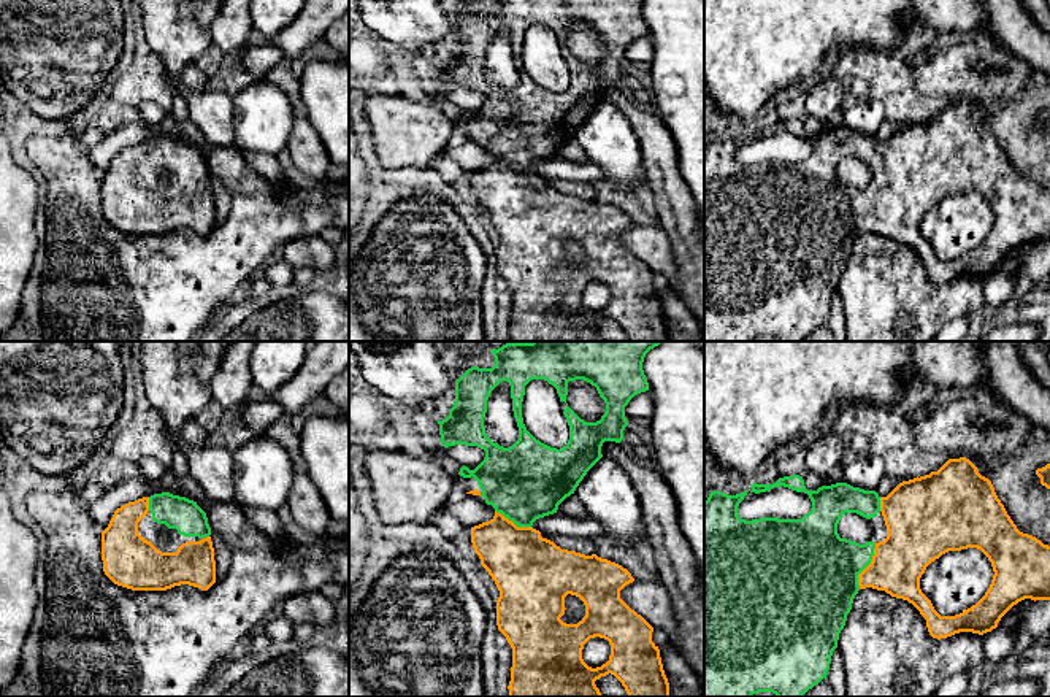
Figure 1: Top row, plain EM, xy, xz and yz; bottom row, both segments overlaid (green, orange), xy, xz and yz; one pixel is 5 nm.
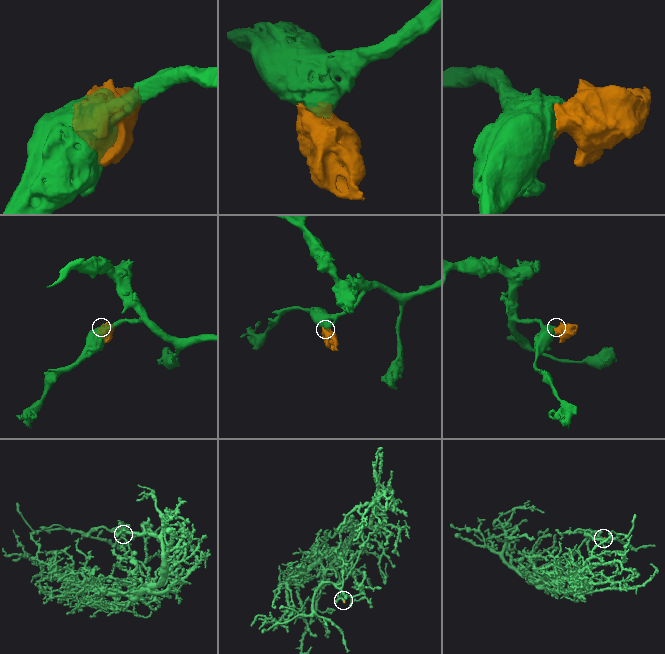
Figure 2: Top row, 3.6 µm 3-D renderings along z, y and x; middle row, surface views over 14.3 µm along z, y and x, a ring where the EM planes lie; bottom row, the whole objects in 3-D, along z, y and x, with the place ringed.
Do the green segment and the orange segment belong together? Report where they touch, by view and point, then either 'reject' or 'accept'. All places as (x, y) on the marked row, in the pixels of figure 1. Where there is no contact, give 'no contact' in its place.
meets green in yz at (868, 564); accept

